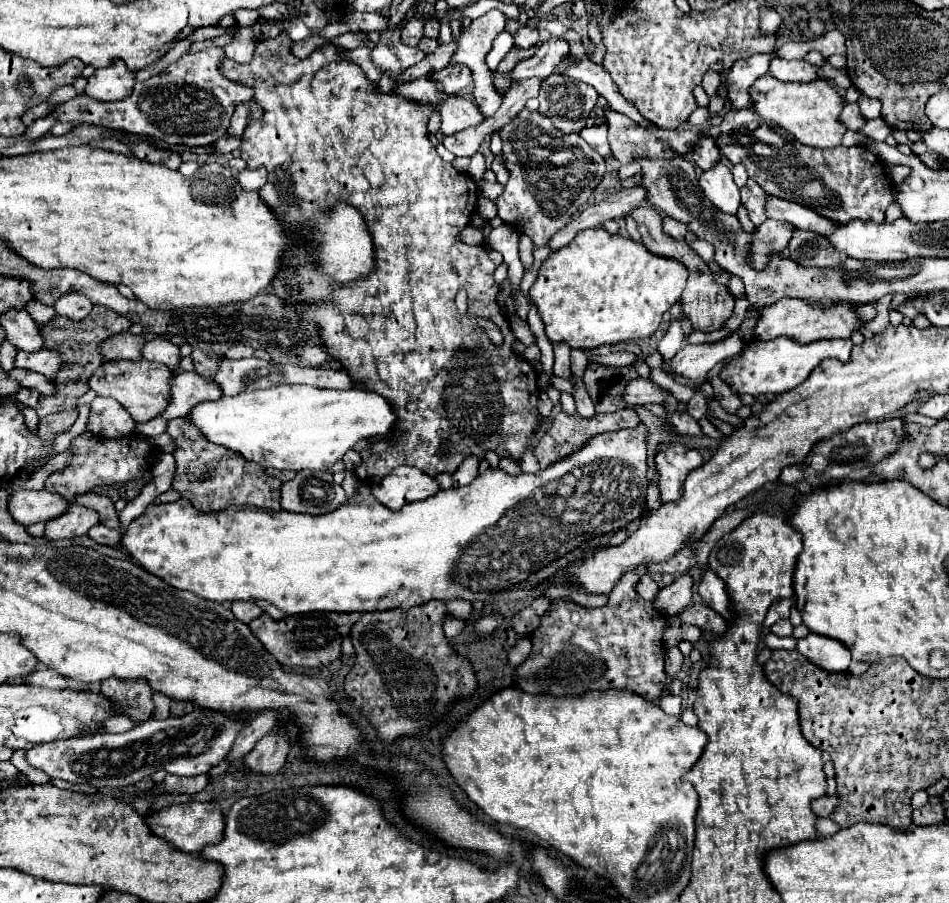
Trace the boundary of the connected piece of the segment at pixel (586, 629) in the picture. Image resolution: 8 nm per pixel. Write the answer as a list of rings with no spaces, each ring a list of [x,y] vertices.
[[[639,565],[621,575],[613,591],[609,593],[609,601],[603,607],[581,607],[573,601],[557,599],[551,603],[551,609],[541,617],[541,625],[531,633],[533,651],[527,661],[523,661],[515,669],[515,689],[529,695],[551,695],[551,697],[567,697],[567,695],[585,695],[589,691],[607,691],[607,689],[625,689],[641,695],[643,699],[655,703],[665,693],[665,645],[663,633],[669,625],[669,617],[659,613],[651,601],[645,601],[637,595],[635,585],[647,573],[645,565]]]

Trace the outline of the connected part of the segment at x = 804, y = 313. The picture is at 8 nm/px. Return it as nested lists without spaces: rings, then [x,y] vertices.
[[[783,297],[781,301],[765,307],[761,313],[761,319],[755,327],[757,339],[775,339],[775,337],[793,337],[801,343],[817,341],[817,339],[847,339],[849,333],[861,331],[865,327],[865,321],[857,313],[859,305],[847,303],[847,301],[833,301],[831,305],[819,305],[809,303],[805,299],[793,299]]]

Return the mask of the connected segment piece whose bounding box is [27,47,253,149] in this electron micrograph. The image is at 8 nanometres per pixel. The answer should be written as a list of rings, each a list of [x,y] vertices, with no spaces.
[[[221,47],[203,49],[199,53],[187,53],[175,63],[165,67],[159,75],[137,83],[131,97],[113,103],[101,103],[89,99],[87,95],[77,95],[75,99],[57,105],[53,113],[43,119],[37,119],[31,125],[27,137],[39,139],[47,135],[57,121],[81,121],[89,125],[101,125],[109,129],[121,129],[127,133],[137,133],[153,139],[161,139],[169,145],[185,147],[203,147],[225,135],[229,119],[239,103],[247,103],[253,97],[253,91],[247,85],[225,79],[217,71],[217,61],[225,57]]]

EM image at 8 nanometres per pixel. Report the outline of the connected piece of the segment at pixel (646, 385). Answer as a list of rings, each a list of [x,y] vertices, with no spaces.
[[[637,377],[625,385],[625,389],[621,391],[621,399],[627,405],[635,407],[635,405],[645,405],[645,403],[663,403],[663,393],[665,389],[661,389],[659,385]]]

